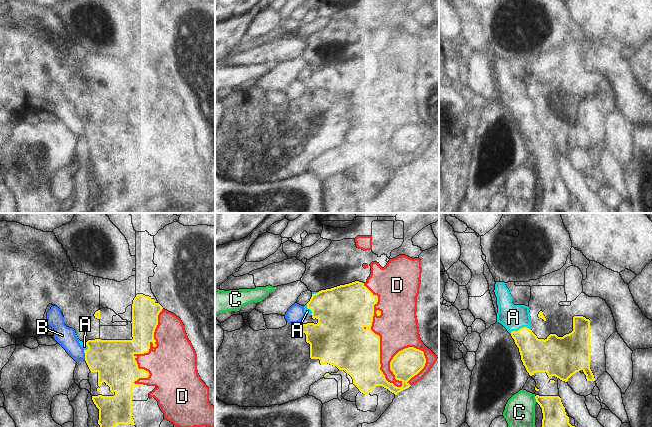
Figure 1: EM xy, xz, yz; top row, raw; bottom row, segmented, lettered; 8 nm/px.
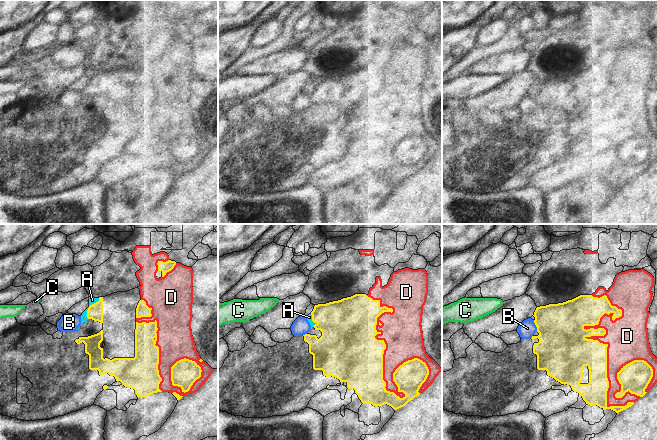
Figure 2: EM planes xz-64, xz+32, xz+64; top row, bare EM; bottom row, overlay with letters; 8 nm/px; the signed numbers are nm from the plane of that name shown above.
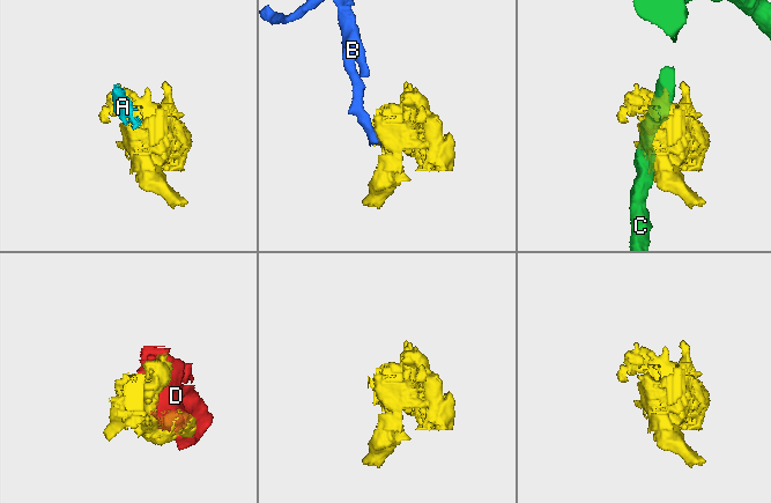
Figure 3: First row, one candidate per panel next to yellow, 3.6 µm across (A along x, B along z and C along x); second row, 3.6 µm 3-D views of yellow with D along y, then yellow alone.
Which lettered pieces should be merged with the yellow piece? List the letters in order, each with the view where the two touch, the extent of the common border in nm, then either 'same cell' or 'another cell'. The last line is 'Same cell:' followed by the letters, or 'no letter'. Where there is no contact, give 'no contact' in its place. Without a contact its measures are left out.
A: meets yellow in yz; contact 170 nm long; same cell
B: meets yellow in xy; contact 80 nm long; another cell
C: meets yellow in yz; contact 50 nm long; another cell
D: meets yellow in xz; contact 900 nm long; same cell
Same cell: A, D

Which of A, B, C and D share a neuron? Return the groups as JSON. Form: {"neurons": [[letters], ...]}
{"neurons": [["A", "D"], ["B"], ["C"]]}

